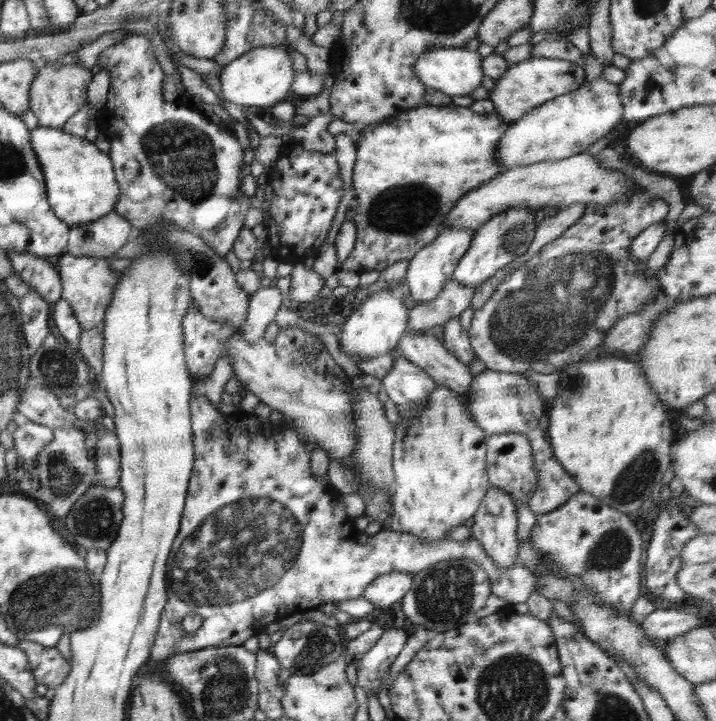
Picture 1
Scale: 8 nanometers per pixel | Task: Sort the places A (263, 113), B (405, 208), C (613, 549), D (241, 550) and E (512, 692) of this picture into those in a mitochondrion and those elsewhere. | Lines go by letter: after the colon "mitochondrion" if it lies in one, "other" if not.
A: other
B: mitochondrion
C: mitochondrion
D: mitochondrion
E: mitochondrion

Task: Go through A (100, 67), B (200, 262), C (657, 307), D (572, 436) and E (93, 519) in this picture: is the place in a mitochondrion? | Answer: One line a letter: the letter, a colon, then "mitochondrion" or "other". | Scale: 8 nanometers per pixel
A: other
B: mitochondrion
C: other
D: other
E: mitochondrion

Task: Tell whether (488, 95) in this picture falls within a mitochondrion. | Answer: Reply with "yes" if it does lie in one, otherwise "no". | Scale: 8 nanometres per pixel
no

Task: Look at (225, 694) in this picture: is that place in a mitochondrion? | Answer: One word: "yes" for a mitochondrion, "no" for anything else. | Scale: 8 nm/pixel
yes

